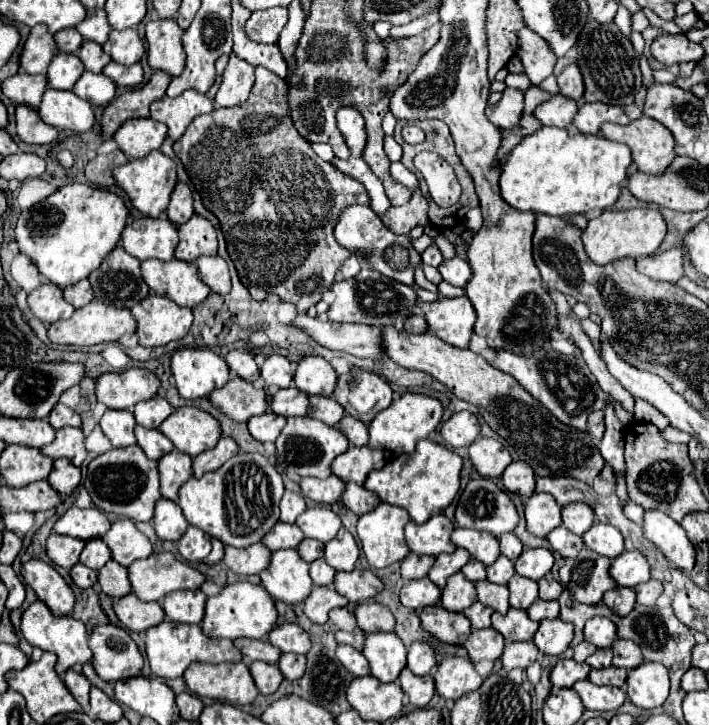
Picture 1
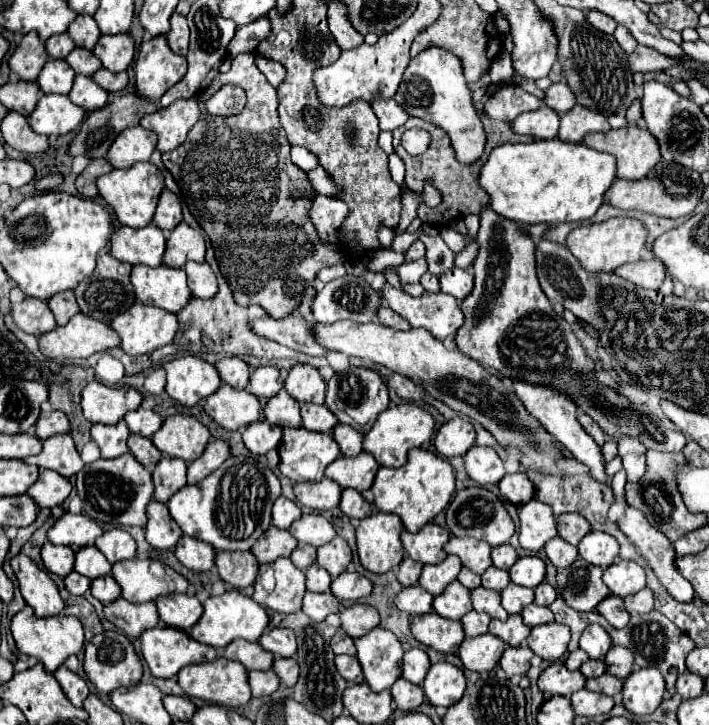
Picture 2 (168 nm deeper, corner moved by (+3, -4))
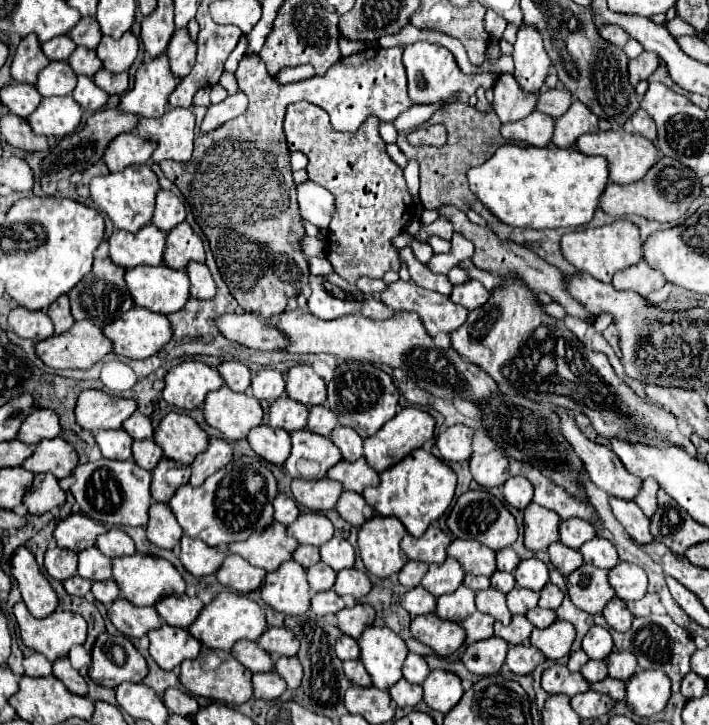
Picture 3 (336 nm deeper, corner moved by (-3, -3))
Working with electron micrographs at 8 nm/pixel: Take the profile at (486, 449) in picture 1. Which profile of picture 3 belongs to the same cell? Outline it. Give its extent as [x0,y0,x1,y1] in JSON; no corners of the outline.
[469,451,509,489]

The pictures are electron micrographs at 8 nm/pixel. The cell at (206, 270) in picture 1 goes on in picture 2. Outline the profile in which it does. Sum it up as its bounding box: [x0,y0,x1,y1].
[185,262,217,298]

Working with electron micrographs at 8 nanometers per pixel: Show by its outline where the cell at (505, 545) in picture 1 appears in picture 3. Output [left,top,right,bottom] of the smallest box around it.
[497,547,521,573]

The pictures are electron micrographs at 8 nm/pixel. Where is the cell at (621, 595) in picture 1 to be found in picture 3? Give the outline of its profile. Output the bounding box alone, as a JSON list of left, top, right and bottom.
[603,597,633,633]

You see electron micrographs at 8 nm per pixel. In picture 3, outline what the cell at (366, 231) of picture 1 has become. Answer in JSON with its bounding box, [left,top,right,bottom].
[297,181,333,231]

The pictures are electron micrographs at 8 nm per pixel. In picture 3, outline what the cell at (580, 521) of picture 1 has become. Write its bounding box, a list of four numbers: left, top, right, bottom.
[559,519,595,549]

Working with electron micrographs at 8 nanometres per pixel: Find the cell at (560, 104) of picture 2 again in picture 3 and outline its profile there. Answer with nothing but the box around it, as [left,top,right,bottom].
[537,89,573,119]

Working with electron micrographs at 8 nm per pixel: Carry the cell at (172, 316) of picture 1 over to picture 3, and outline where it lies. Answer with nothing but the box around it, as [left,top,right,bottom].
[103,307,171,359]

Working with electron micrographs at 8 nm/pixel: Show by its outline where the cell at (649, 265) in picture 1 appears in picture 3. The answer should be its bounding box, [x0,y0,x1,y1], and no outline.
[613,261,667,297]

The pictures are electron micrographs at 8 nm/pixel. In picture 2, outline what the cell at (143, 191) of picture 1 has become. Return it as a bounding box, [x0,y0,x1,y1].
[97,162,163,228]

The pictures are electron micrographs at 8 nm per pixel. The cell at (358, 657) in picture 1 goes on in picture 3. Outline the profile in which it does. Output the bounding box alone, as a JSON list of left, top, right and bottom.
[343,659,371,687]

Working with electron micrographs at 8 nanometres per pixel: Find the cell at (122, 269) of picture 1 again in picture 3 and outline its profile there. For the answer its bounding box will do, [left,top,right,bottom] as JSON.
[69,257,135,327]

